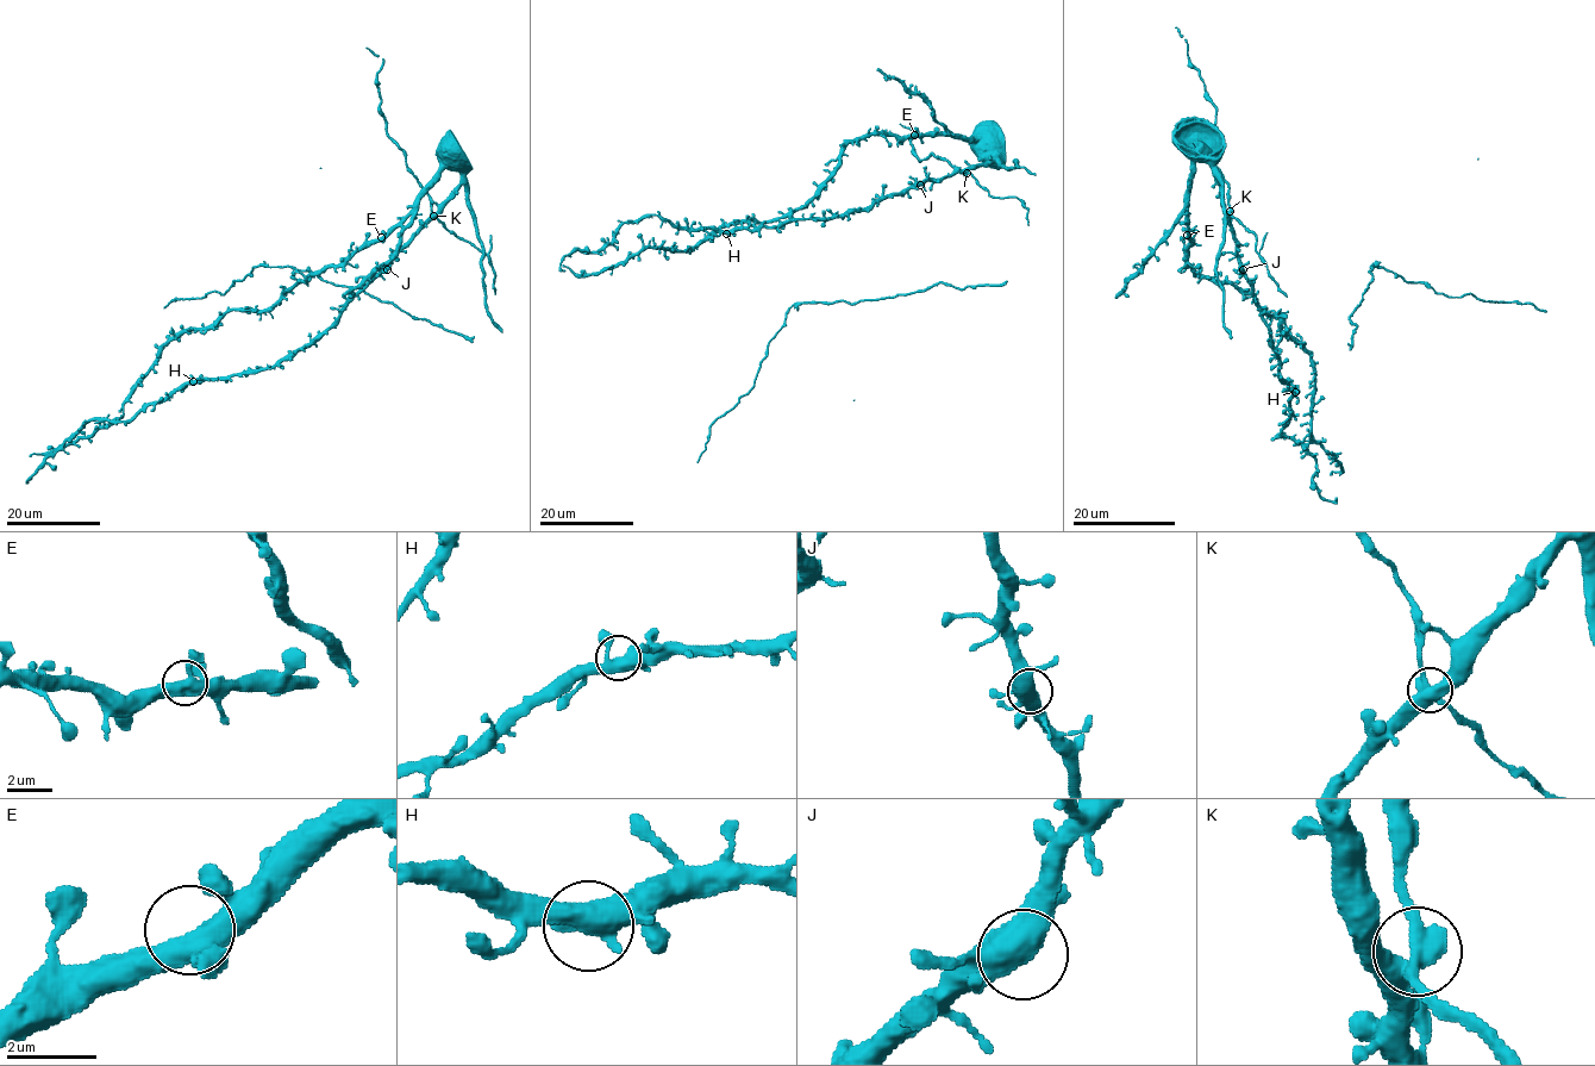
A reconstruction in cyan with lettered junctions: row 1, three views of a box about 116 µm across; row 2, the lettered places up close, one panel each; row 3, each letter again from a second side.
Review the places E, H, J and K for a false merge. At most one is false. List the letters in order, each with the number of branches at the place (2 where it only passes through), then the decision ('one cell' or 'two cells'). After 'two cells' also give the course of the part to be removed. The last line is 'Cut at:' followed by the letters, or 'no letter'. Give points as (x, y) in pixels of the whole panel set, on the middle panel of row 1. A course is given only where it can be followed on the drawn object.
E: 3 | one cell
H: 3 | one cell
J: 3 | one cell
K: 3 | one cell
Cut at: no letter

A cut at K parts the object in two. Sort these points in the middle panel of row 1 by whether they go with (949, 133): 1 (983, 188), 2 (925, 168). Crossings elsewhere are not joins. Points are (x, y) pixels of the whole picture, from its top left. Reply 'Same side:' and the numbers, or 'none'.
Same side: 2

